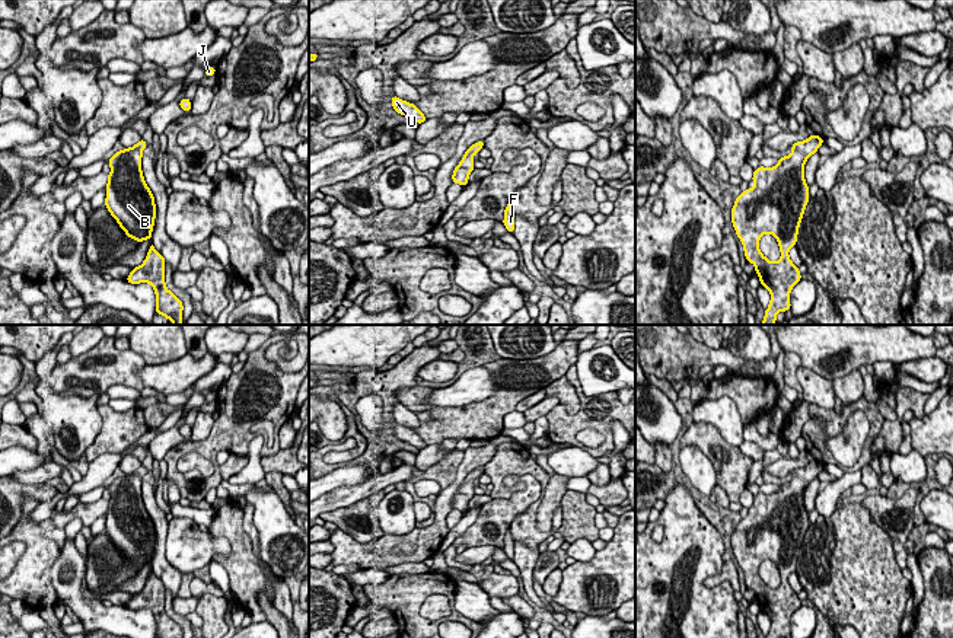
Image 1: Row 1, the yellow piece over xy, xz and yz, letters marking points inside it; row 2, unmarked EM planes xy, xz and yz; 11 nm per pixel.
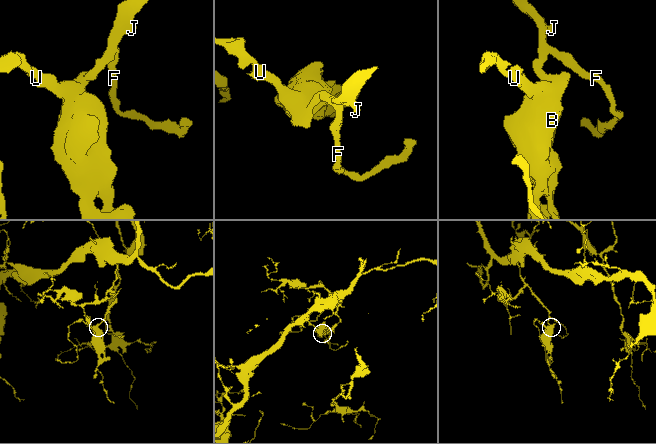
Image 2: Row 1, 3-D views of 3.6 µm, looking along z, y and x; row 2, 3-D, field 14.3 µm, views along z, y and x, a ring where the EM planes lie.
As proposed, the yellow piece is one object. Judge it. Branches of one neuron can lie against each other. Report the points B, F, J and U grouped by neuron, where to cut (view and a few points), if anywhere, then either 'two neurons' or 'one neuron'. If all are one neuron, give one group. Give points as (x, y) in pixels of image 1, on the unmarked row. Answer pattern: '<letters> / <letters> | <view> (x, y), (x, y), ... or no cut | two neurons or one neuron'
B F J U | no cut | one neuron

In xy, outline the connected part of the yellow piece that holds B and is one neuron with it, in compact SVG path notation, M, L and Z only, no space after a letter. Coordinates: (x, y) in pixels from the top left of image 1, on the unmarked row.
M141 465L136 472L117 478L108 488L105 533L130 565L141 570L152 565L156 545L154 523L141 497L141 478L147 469Z

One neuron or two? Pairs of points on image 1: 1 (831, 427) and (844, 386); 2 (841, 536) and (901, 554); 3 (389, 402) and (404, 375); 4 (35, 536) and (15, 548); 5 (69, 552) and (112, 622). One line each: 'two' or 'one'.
1: two
2: two
3: one
4: two
5: one

